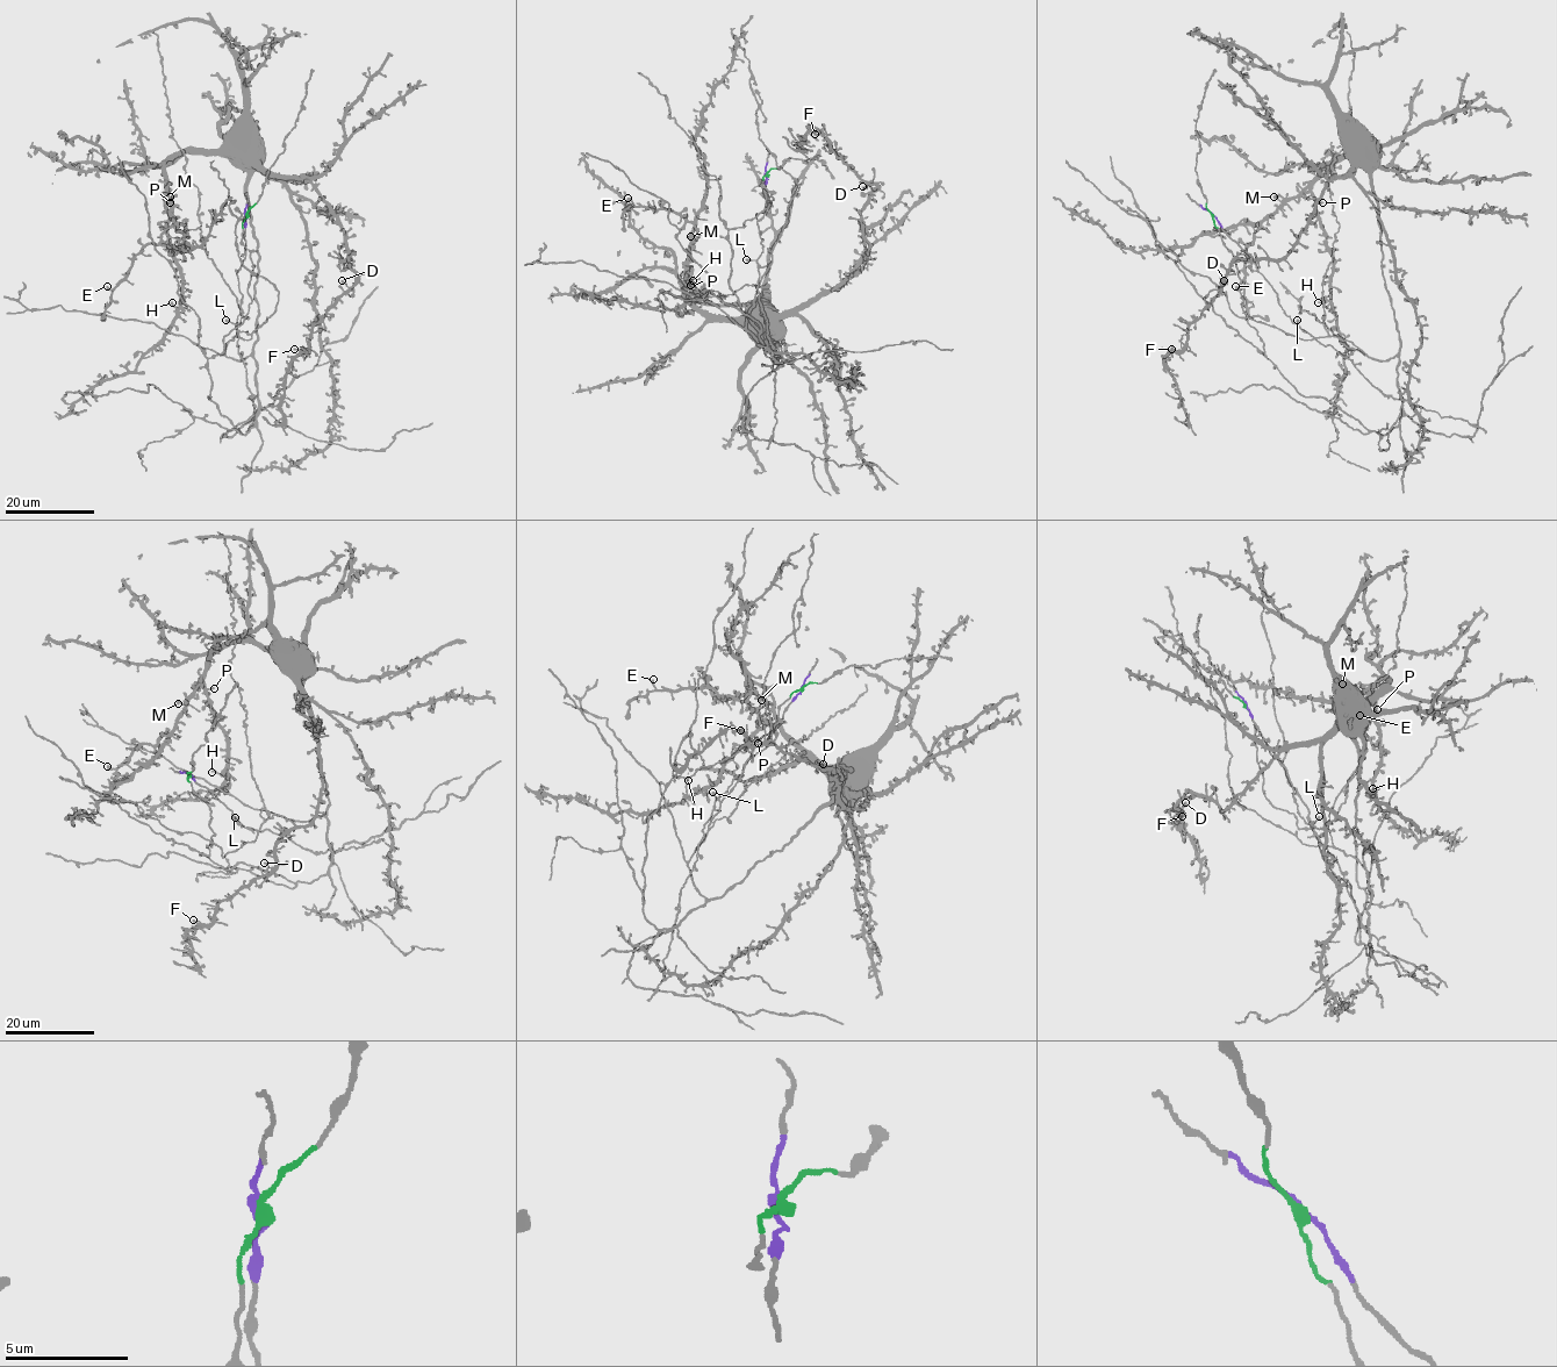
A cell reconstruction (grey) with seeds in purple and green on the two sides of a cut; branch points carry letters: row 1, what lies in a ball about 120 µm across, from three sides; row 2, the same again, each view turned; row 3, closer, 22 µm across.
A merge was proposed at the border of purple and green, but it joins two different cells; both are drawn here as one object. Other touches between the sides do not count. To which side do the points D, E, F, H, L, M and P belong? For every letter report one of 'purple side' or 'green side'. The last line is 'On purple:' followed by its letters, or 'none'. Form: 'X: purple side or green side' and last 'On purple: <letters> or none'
D: green side
E: green side
F: green side
H: green side
L: purple side
M: green side
P: green side
On purple: L

